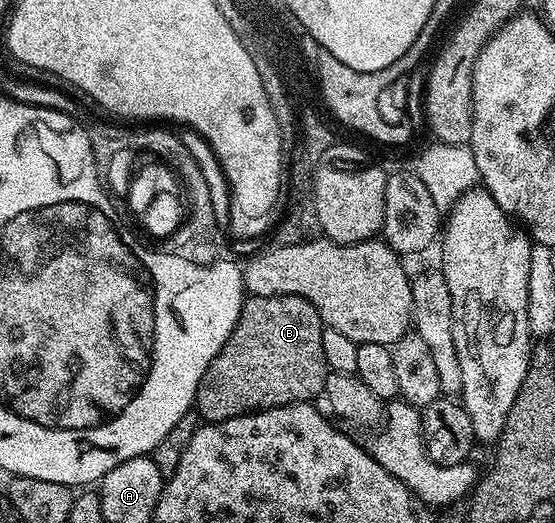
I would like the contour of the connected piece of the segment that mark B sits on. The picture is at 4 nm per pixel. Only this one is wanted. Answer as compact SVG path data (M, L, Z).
M247 296L233 334L229 334L217 358L209 362L197 386L193 408L198 413L200 421L216 424L234 416L244 416L246 412L276 408L282 404L306 404L314 401L316 399L314 396L322 397L329 369L325 358L321 355L320 335L321 321L317 310L305 298L300 296Z

